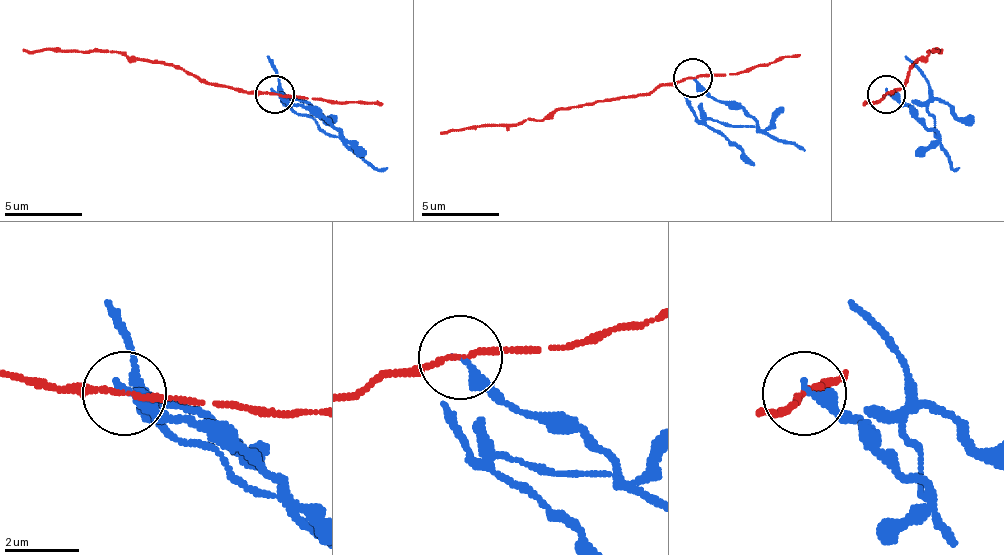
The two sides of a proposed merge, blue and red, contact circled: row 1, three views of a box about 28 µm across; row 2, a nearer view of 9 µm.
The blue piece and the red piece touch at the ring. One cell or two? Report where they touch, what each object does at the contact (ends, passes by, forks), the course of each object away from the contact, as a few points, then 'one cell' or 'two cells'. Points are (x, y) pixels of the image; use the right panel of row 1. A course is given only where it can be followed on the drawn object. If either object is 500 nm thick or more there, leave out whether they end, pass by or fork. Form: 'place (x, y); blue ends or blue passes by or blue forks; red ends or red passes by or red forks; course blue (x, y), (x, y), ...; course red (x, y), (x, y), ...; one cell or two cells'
place (886, 94); blue ends; red passes by; course blue (885, 93), (908, 105), (908, 109), (935, 136), (928, 112), (932, 101), (943, 101), (974, 120); course red (885, 93), (893, 93), (901, 85), (912, 66), (928, 50), (943, 50); two cells

